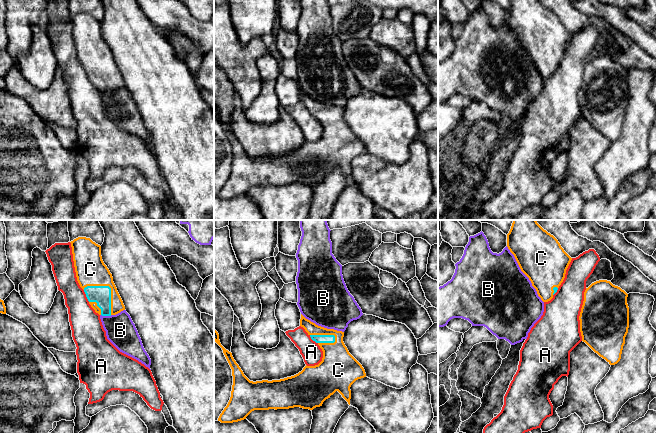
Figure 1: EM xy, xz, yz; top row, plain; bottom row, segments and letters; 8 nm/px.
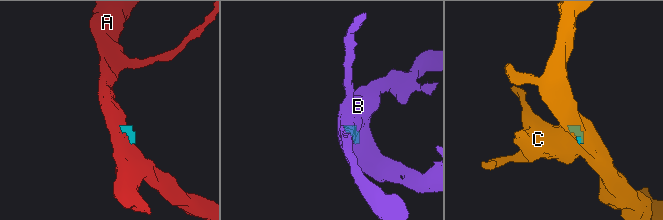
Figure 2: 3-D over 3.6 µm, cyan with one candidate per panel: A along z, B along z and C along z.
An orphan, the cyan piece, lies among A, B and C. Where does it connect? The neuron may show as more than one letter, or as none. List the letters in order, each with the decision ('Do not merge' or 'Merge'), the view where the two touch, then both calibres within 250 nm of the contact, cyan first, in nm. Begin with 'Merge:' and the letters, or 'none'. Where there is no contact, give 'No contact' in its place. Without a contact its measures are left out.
Merge: C
A: Do not merge. Touches cyan in xy. Thickness 150 nm (cyan) against 240 nm
B: Do not merge. Touches cyan in xy. Thickness 150 nm (cyan) against 240 nm
C: Merge. Touches cyan in xy. Thickness 150 nm (cyan) against 240 nm

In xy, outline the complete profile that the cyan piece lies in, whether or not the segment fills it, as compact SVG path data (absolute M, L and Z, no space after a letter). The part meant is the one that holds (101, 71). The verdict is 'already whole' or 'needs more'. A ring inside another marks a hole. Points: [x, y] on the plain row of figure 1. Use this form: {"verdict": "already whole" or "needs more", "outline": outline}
{"verdict": "needs more", "outline": "M86 13L70 19L77 57L95 88L111 92L125 86L112 50L102 36L101 22Z"}

